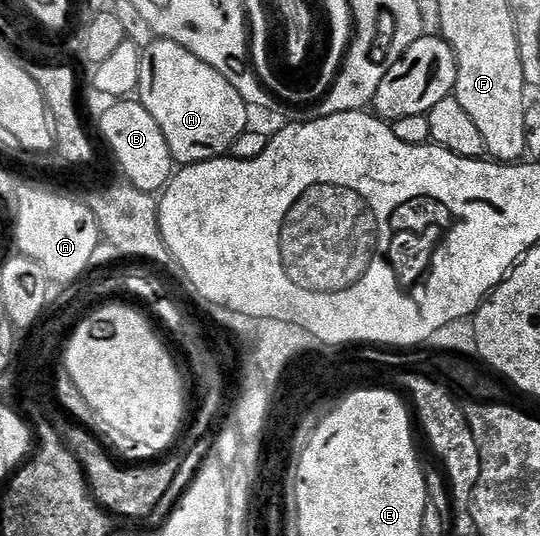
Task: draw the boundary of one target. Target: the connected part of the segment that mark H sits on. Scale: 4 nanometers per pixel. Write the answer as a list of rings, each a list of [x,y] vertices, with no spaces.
[[[153,39],[143,51],[138,100],[146,107],[146,111],[150,111],[150,115],[154,115],[154,123],[162,127],[162,135],[166,135],[173,162],[183,167],[225,156],[231,150],[234,139],[238,139],[238,135],[248,132],[250,128],[250,106],[242,99],[242,95],[234,91],[232,84],[218,70],[174,41]]]

